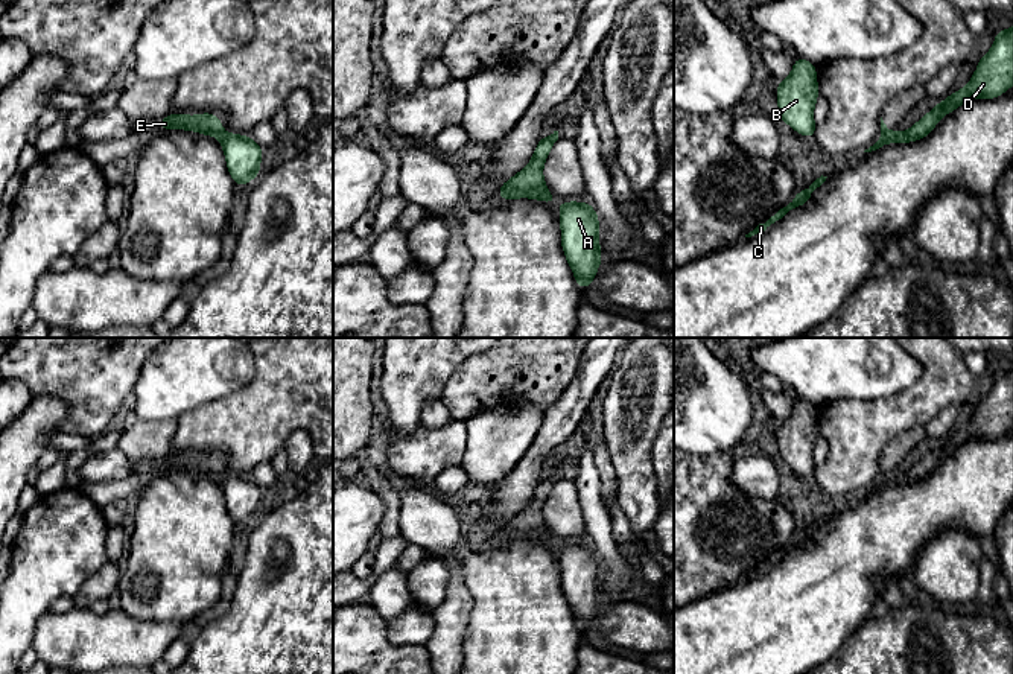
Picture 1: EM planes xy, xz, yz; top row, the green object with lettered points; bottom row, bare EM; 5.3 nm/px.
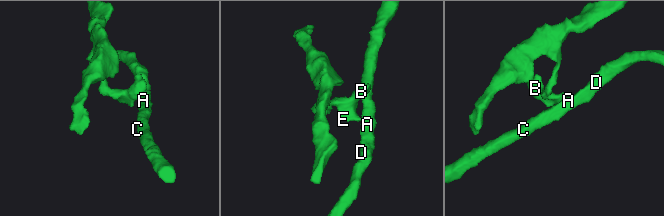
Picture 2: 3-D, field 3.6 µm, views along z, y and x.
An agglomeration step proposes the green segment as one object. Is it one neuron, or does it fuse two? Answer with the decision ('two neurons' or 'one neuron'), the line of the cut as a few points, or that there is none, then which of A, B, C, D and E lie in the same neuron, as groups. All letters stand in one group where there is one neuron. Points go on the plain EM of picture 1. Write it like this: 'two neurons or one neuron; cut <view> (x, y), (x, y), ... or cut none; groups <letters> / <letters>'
two neurons; cut xy (222, 473), (219, 478); groups A C D / B E

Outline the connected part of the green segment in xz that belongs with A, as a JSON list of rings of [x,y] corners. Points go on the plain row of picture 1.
[[[590,543],[560,545],[561,587],[578,628],[592,627],[602,601],[598,554]]]

